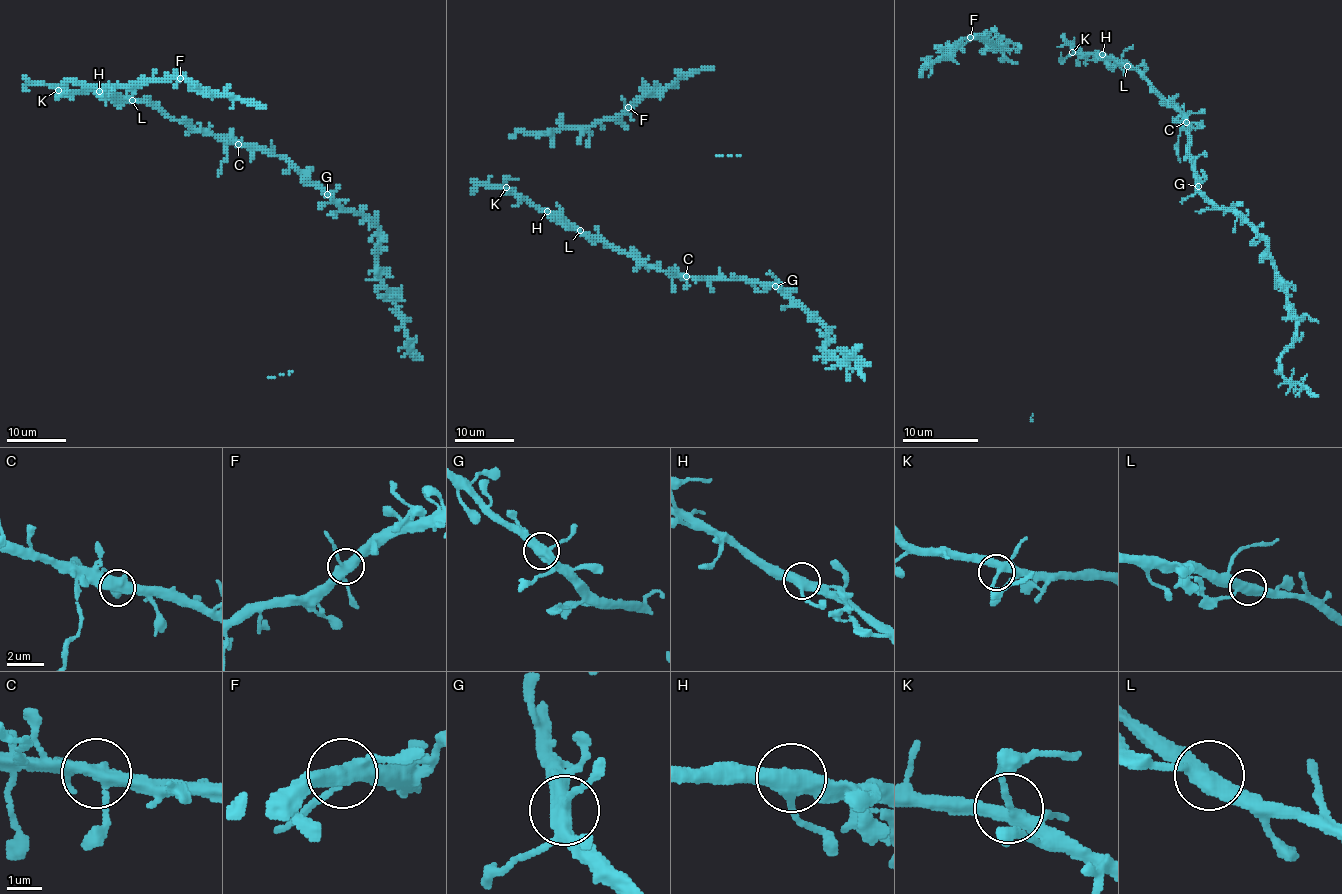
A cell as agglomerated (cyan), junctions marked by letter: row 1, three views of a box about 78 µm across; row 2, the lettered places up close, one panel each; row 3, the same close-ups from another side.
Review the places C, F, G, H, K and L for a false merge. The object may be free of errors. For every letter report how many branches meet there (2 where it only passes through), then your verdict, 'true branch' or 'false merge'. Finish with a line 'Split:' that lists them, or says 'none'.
C: 4 | true branch
F: 4 | true branch
G: 4 | true branch
H: 3 | true branch
K: 4 | true branch
L: 3 | true branch
Split: none

